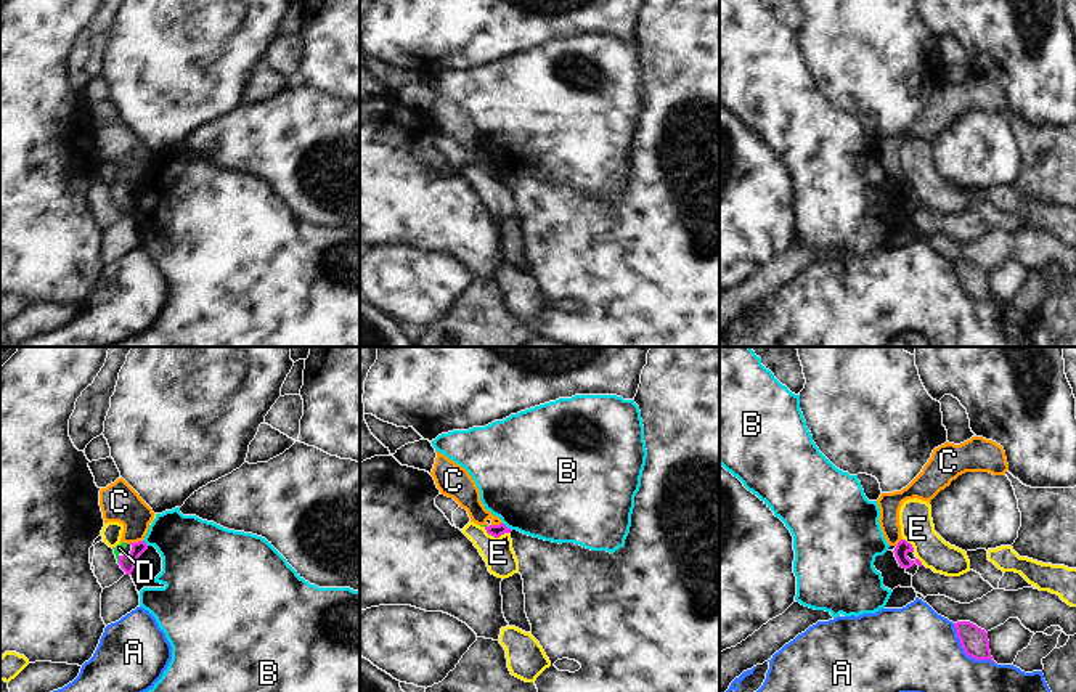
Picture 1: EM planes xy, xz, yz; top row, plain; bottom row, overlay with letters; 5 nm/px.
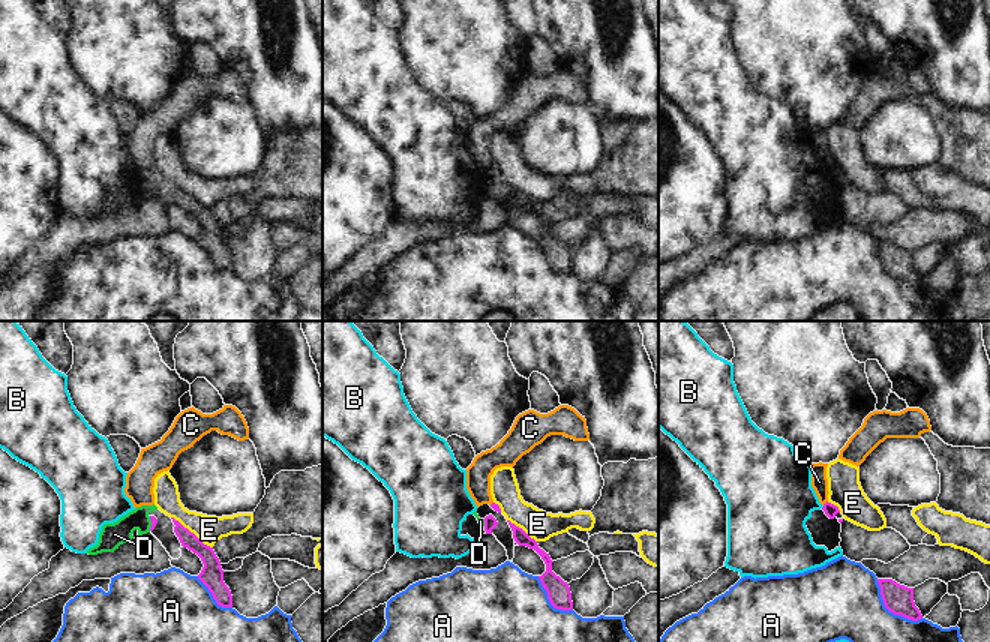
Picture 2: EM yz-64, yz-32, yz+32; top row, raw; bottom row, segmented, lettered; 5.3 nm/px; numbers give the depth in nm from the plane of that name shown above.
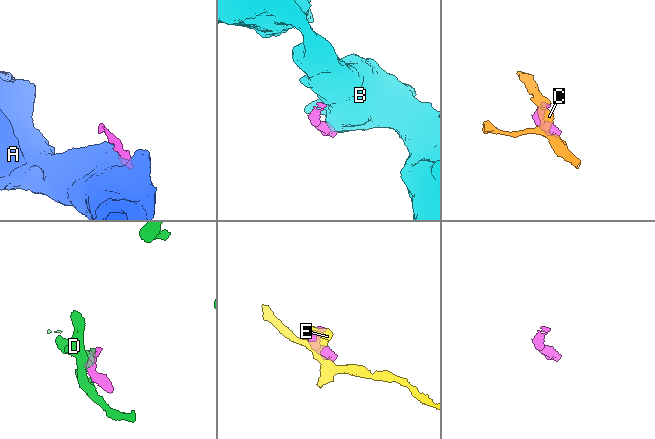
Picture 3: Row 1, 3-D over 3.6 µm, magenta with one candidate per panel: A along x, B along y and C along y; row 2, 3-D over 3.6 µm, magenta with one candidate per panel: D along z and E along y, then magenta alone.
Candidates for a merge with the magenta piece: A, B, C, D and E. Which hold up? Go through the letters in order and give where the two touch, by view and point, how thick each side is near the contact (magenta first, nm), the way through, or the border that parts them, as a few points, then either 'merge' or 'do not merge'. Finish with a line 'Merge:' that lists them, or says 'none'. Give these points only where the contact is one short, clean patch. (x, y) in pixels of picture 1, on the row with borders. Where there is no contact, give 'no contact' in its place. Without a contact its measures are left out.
A: meets magenta in yz at (965, 652); 140 nm thick on the magenta side, 420 nm on the other; do not merge
B: meets magenta in xz at (506, 527); 60 nm thick on the magenta side, 480 nm on the other; border along xz (503, 522), (511, 530); do not merge
C: meets magenta in xz at (493, 525); 60 nm thick on the magenta side, 140 nm on the other; border along xz (501, 522), (487, 527); do not merge
D: meets magenta in xy at (119, 559); 80 nm thick on the magenta side, 50 nm on the other; runs through xy (127, 562), (119, 559), (119, 548); merge
E: meets magenta in xz at (497, 537); 60 nm thick on the magenta side, 150 nm on the other; do not merge
Merge: D

